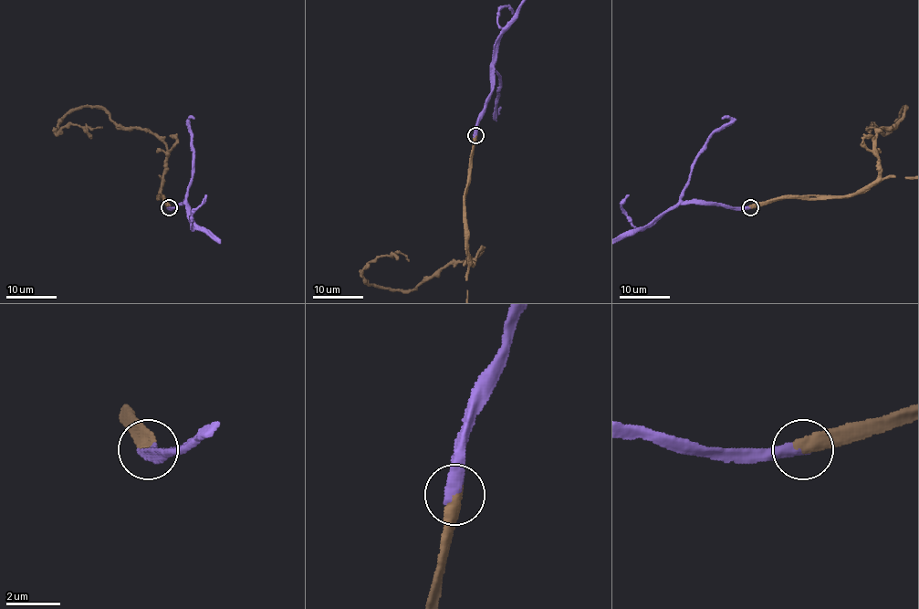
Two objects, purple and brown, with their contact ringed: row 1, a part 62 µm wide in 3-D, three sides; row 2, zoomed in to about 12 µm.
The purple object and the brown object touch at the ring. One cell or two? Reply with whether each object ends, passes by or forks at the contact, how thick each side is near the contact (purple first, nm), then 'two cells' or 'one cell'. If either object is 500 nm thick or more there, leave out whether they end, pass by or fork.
purple ends; brown ends; calibres 400 and 400 nm; one cell

